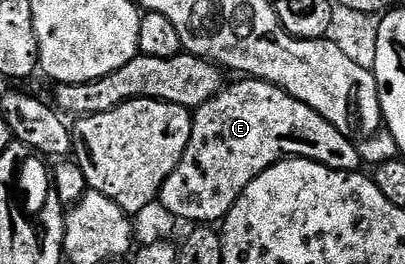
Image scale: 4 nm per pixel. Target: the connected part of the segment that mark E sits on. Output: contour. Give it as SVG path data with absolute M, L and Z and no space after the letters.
M251 77L237 81L241 82L226 85L211 100L196 107L187 152L183 152L183 160L161 189L161 206L182 223L220 223L247 184L284 158L306 158L332 170L362 169L358 143L343 136L319 112L270 82Z

